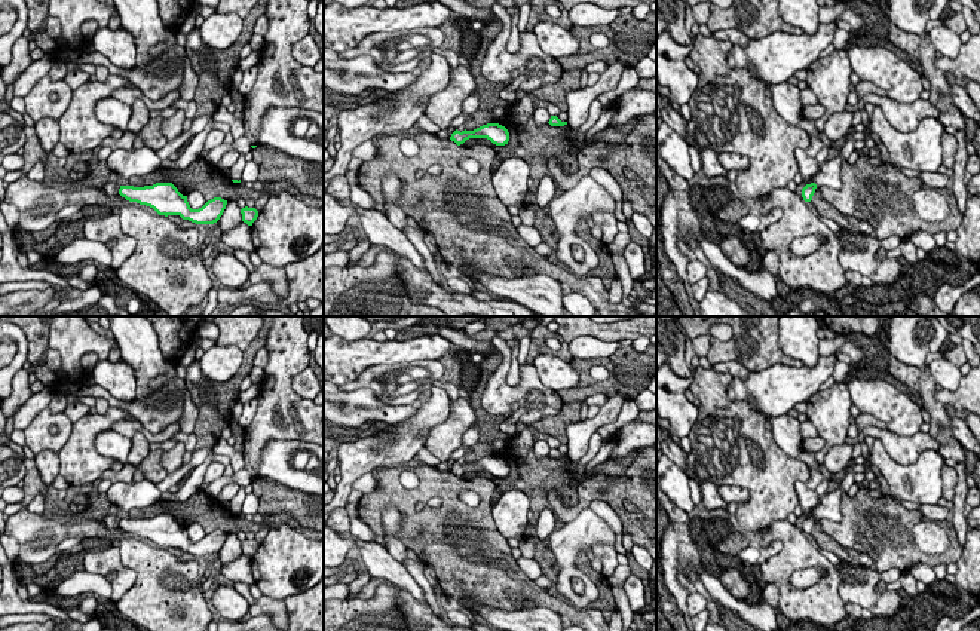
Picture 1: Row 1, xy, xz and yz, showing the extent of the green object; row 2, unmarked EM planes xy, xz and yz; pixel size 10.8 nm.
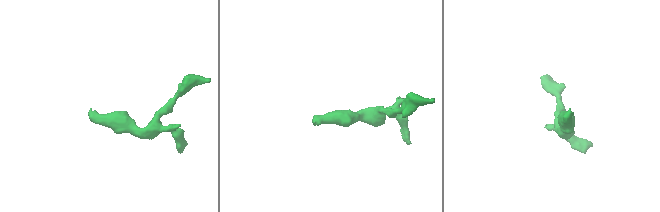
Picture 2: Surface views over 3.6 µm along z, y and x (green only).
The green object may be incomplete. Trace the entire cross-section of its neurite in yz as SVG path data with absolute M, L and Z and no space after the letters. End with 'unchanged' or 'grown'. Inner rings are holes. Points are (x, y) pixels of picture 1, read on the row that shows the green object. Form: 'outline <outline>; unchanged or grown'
outline M840 153L820 165L820 171L812 177L812 183L802 189L802 197L805 202L811 202L817 187L827 186L834 190L842 189L840 166L846 162Z; grown

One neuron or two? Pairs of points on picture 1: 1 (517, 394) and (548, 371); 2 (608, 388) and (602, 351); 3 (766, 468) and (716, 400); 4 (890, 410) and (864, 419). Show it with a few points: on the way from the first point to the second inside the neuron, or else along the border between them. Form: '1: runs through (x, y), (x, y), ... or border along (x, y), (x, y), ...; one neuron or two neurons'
1: border along (532, 364), (538, 377), (556, 391); two neurons
2: border along (618, 348), (605, 357), (572, 358); two neurons
3: runs through (758, 452), (758, 444), (728, 417); one neuron
4: border along (861, 412), (876, 417); two neurons

